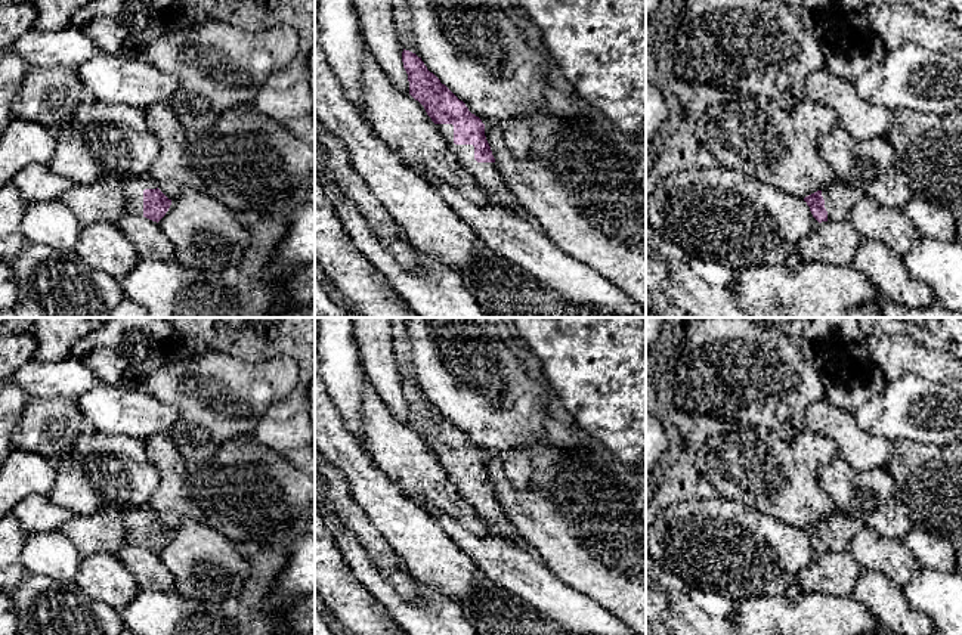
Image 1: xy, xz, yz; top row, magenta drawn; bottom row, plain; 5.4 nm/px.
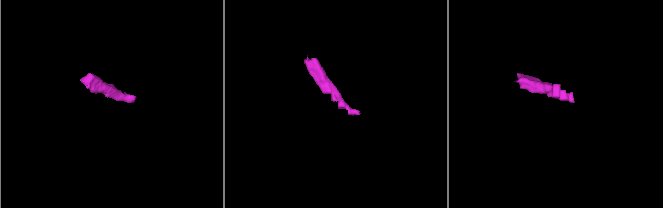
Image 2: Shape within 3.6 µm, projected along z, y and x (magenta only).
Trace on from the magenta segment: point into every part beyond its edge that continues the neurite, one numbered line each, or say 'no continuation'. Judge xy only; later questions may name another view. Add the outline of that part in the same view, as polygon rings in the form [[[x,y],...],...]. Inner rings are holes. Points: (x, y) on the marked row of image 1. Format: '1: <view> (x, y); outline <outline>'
1: xy (133, 189); outline [[[149,173],[124,182],[123,190],[126,196],[127,211],[143,216],[143,190],[157,188],[158,185]]]

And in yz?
1: yz (840, 198); outline [[[836,180],[829,188],[822,189],[822,196],[825,199],[828,220],[841,222],[848,219],[853,205],[866,195],[860,189]]]

